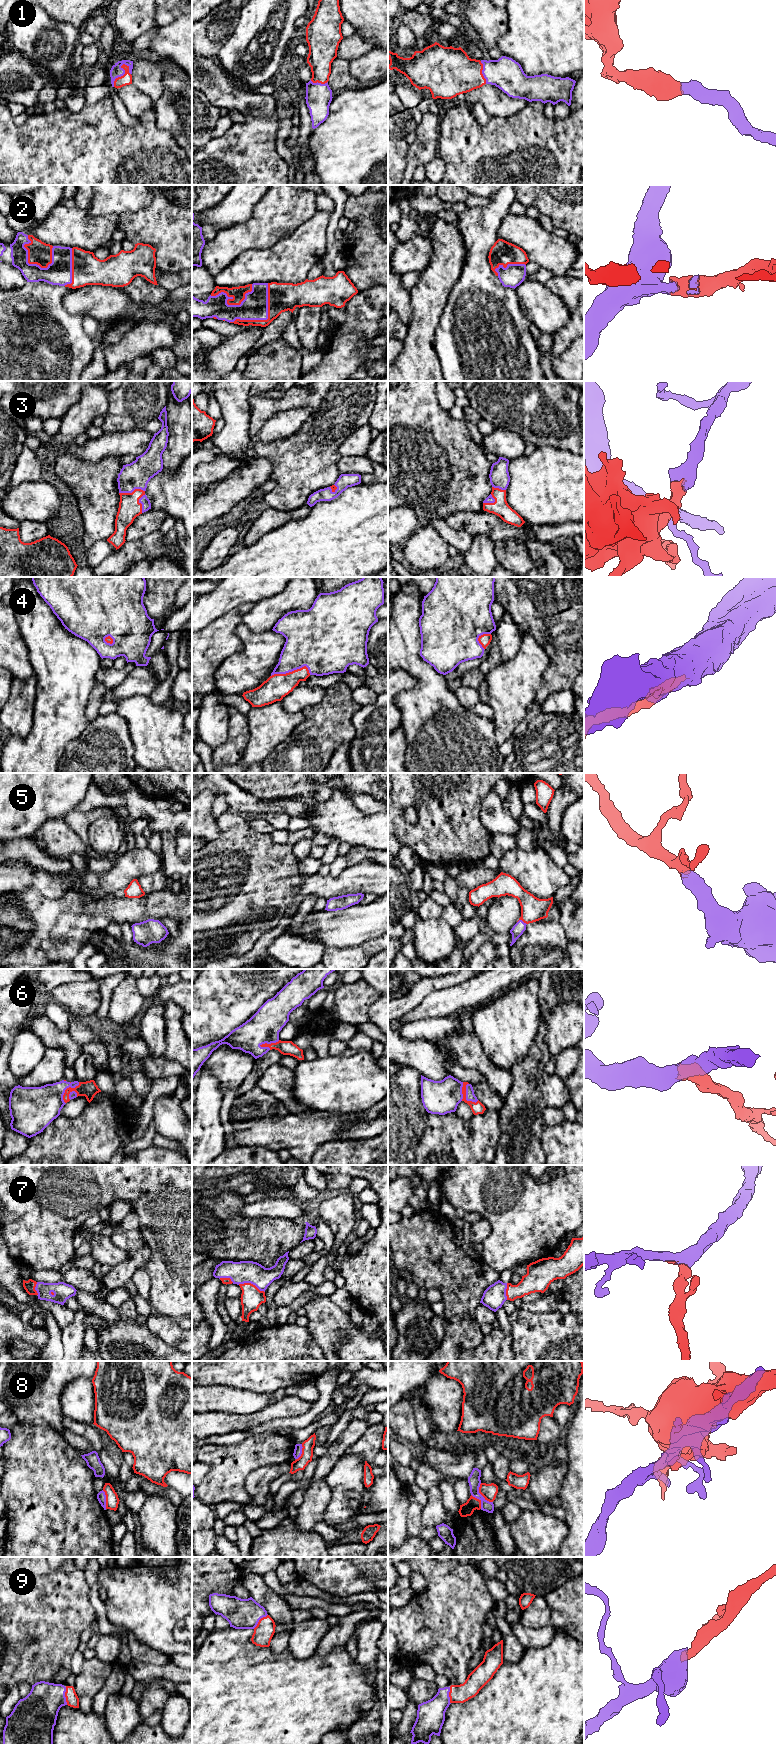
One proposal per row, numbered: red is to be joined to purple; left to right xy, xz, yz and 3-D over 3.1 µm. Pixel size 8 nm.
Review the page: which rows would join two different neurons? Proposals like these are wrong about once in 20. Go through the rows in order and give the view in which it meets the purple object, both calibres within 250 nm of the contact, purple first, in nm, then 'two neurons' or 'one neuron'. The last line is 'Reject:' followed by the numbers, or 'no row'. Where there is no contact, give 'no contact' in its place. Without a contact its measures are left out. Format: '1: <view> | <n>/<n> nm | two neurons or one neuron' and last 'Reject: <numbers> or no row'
1: xy | 100/90 nm | one neuron
2: xz | 200/220 nm | one neuron
3: xy | 220/180 nm | one neuron
4: xz | 340/200 nm | one neuron
5: yz | 90/200 nm | one neuron
6: xz | 260/110 nm | one neuron
7: xz | 180/180 nm | one neuron
8: yz | 100/130 nm | two neurons
9: xy | 320/100 nm | one neuron
Reject: 8

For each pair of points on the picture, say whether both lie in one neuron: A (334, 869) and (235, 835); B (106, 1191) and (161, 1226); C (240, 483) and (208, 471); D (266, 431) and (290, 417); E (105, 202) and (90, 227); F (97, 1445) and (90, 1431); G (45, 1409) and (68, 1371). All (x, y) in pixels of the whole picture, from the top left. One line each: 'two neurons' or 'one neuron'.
A: two neurons
B: one neuron
C: two neurons
D: one neuron
E: two neurons
F: one neuron
G: one neuron

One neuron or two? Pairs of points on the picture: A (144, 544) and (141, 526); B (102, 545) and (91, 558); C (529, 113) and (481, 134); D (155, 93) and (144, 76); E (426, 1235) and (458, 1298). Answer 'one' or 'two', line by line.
A: two
B: one
C: one
D: one
E: one

